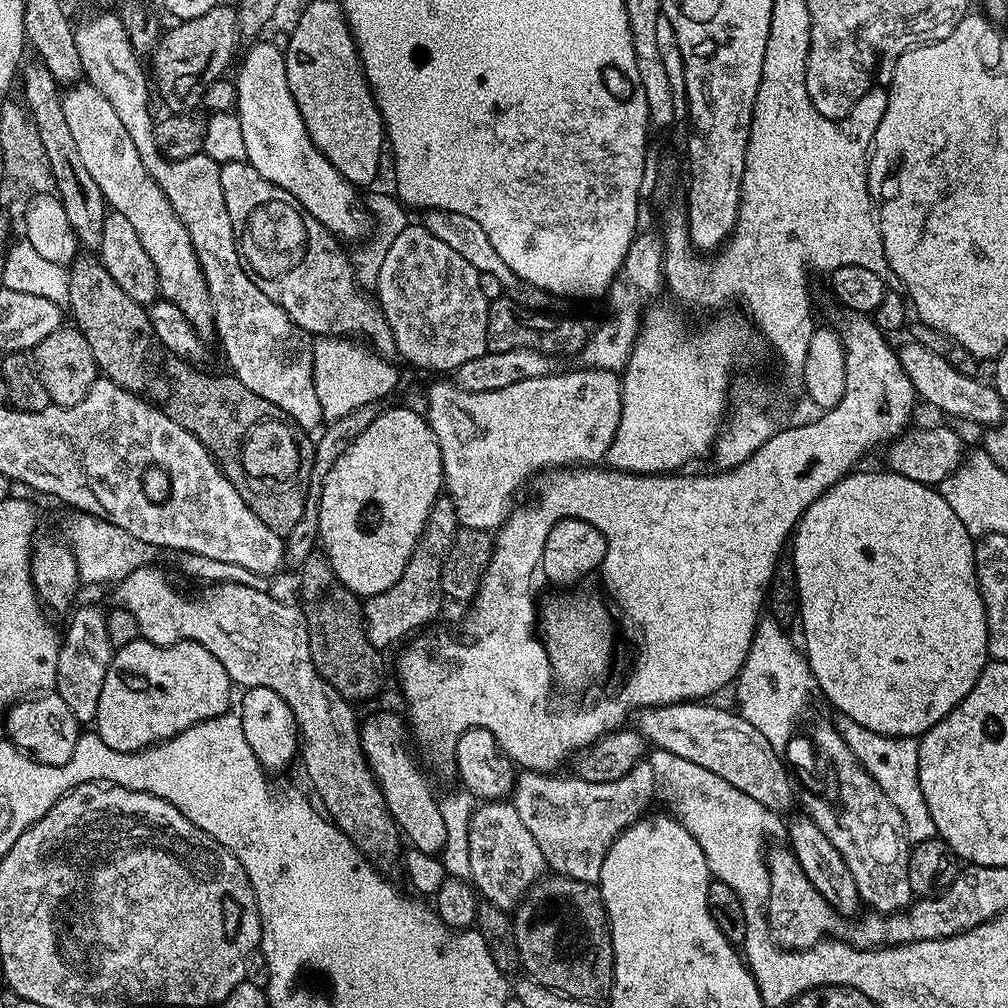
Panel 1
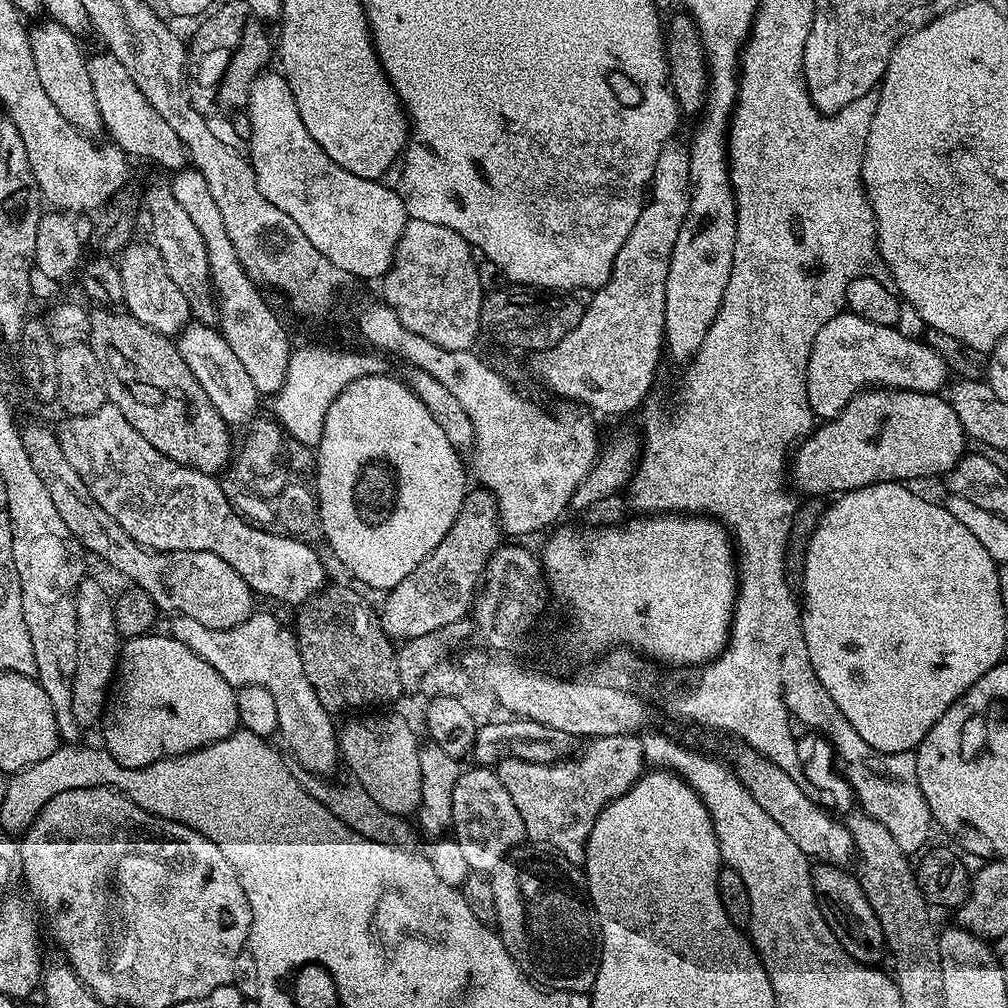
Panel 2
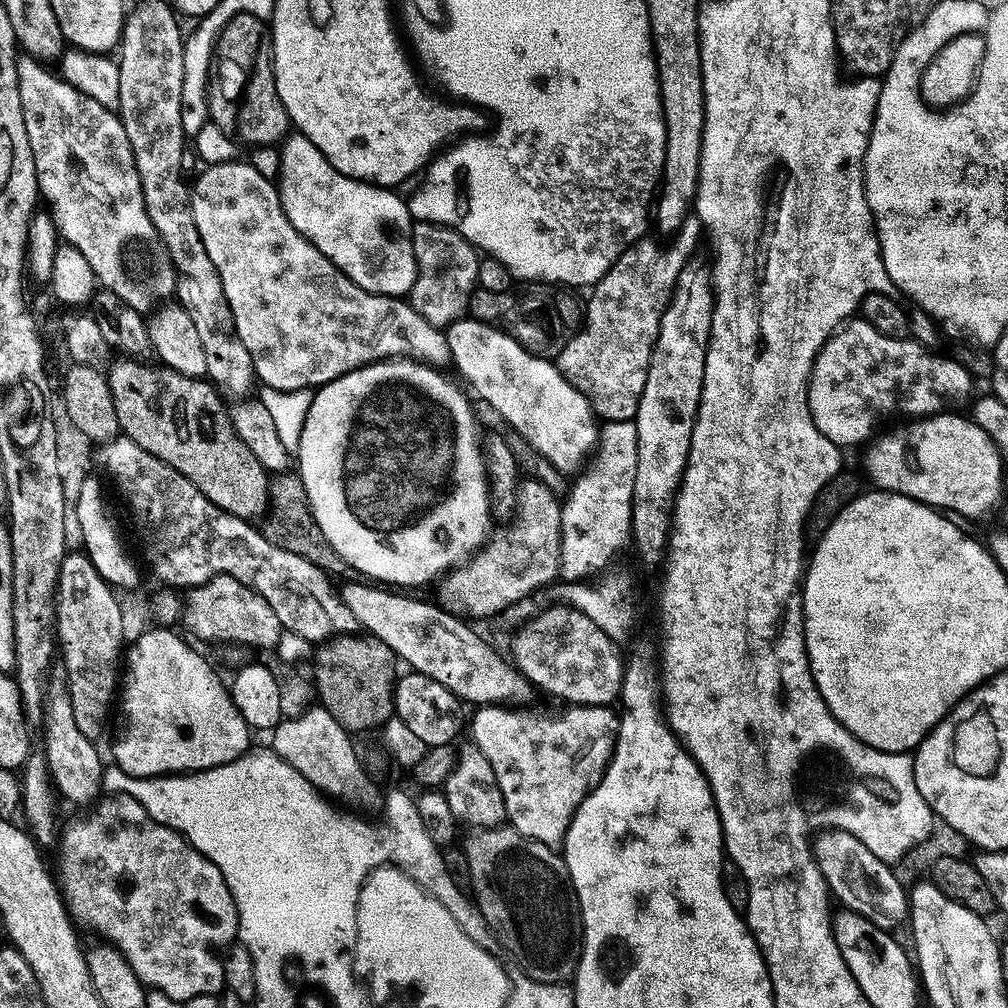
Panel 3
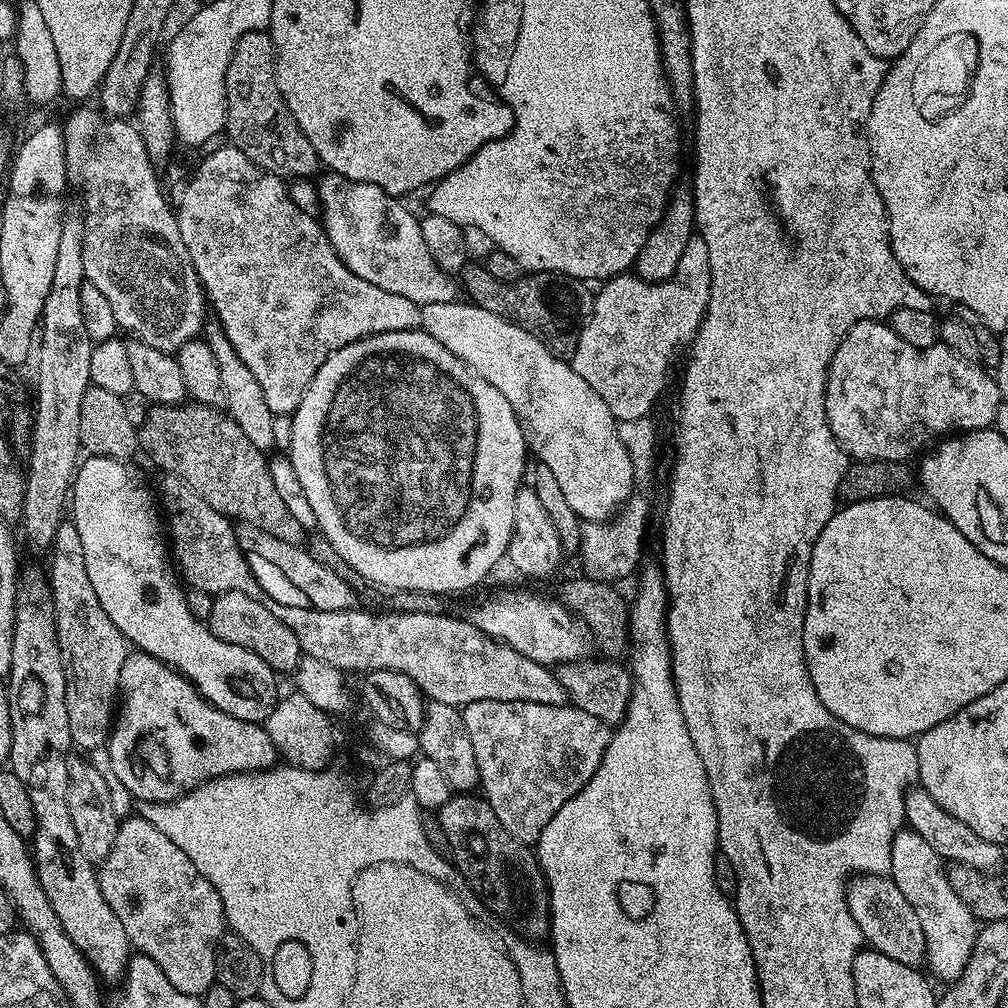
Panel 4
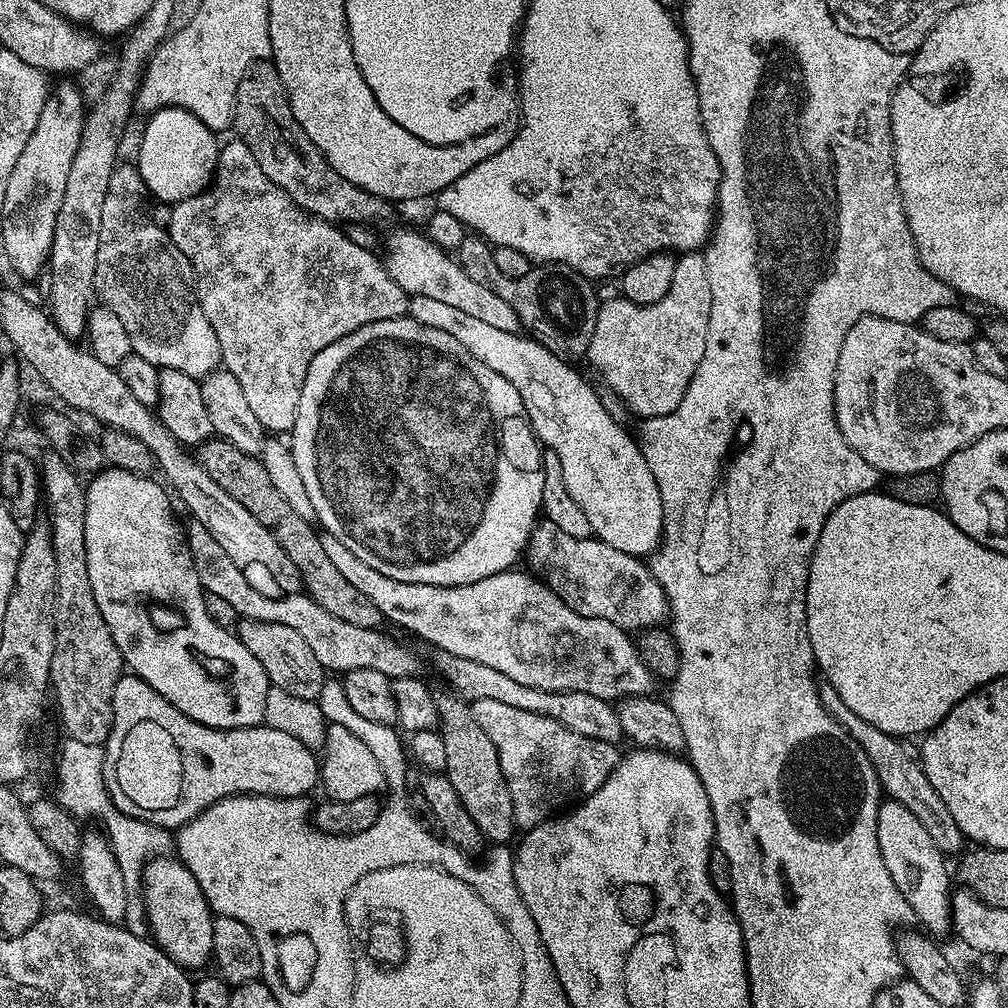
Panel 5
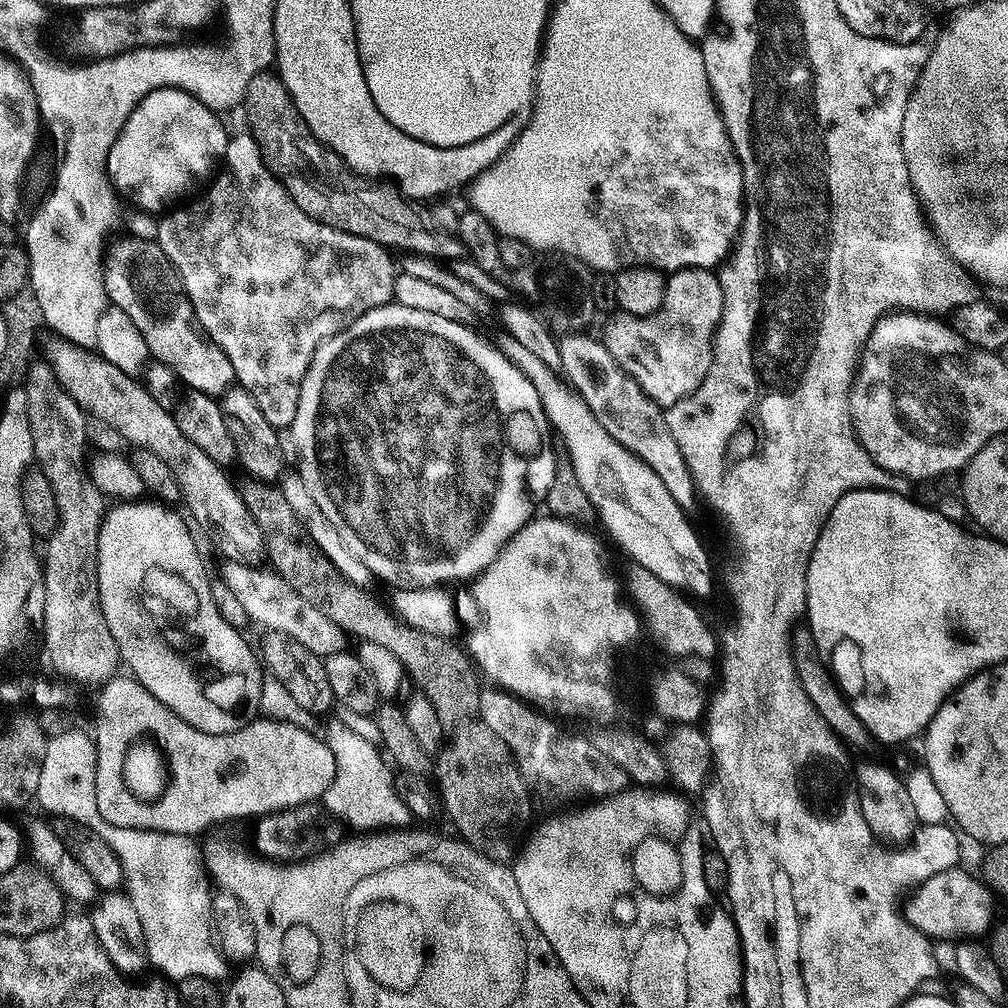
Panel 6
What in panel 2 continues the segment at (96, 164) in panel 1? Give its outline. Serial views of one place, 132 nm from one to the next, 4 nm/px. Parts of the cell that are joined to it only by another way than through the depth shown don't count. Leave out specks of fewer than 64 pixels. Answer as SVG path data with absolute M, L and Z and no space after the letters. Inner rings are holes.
M47 22L29 31L30 46L34 54L34 66L38 69L38 82L42 82L42 90L46 90L46 98L58 106L58 112L66 118L78 131L85 134L101 131L98 102L94 102L94 90L90 86L90 74L86 52L80 49L77 33L63 28L61 24Z

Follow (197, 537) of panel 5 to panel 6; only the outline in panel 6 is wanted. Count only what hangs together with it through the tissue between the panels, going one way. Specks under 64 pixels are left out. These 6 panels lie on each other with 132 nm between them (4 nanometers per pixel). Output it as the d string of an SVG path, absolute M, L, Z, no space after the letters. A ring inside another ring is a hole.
M224 560L221 565L219 579L230 588L238 602L242 602L253 625L261 624L261 629L286 634L321 658L333 656L349 647L346 633L334 626L322 610L314 610L314 606L310 606L310 602L306 602L306 598L302 598L302 594L298 594L298 590L294 590L294 586L290 586L290 582L283 580L277 572L263 572L263 567L249 566L238 560Z

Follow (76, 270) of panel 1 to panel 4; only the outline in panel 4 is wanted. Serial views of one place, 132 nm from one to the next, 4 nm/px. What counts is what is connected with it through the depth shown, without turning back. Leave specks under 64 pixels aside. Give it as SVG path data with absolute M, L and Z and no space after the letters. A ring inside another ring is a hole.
M185 403L183 406L175 404L157 404L147 409L144 425L138 428L140 448L162 471L168 472L169 477L186 482L198 498L210 502L214 510L223 516L242 524L253 524L266 534L274 534L274 538L282 538L282 542L303 545L306 540L306 530L290 514L290 509L282 502L278 489L274 486L274 478L270 478L269 457L242 434L238 422L234 422L227 411L211 408L209 404Z

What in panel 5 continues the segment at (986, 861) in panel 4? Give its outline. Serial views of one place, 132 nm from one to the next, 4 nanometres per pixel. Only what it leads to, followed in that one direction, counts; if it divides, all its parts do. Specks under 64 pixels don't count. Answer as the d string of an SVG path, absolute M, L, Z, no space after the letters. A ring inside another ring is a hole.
M826 682L819 687L819 700L822 702L823 708L862 746L864 753L870 758L871 764L875 766L876 776L887 797L895 803L905 806L914 814L914 818L922 823L926 832L930 834L930 838L934 838L934 846L938 846L940 852L951 854L951 852L957 851L956 853L959 853L965 847L963 844L966 844L966 837L954 821L953 814L947 809L946 802L943 802L937 790L931 785L929 778L926 777L923 765L913 756L913 753L911 756L897 737L878 730L864 718L858 717L858 714L855 714L850 706L842 701L832 684Z

